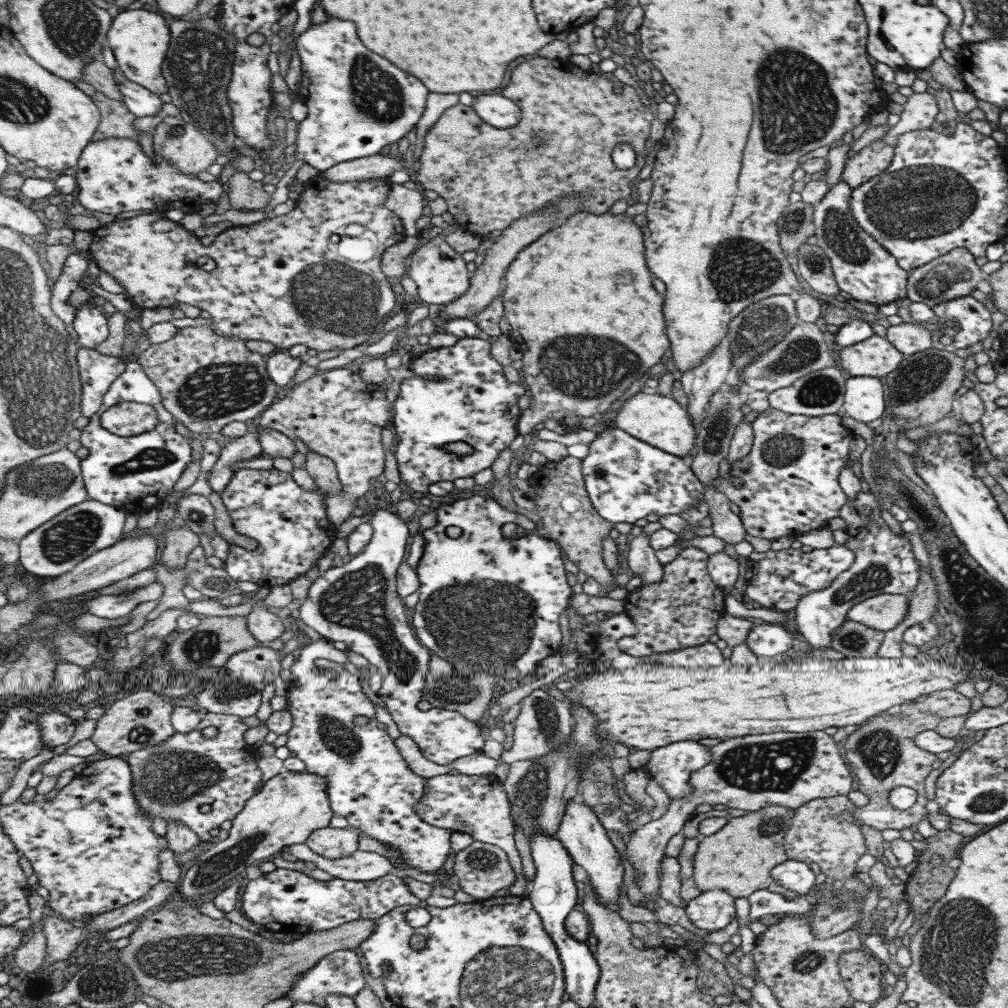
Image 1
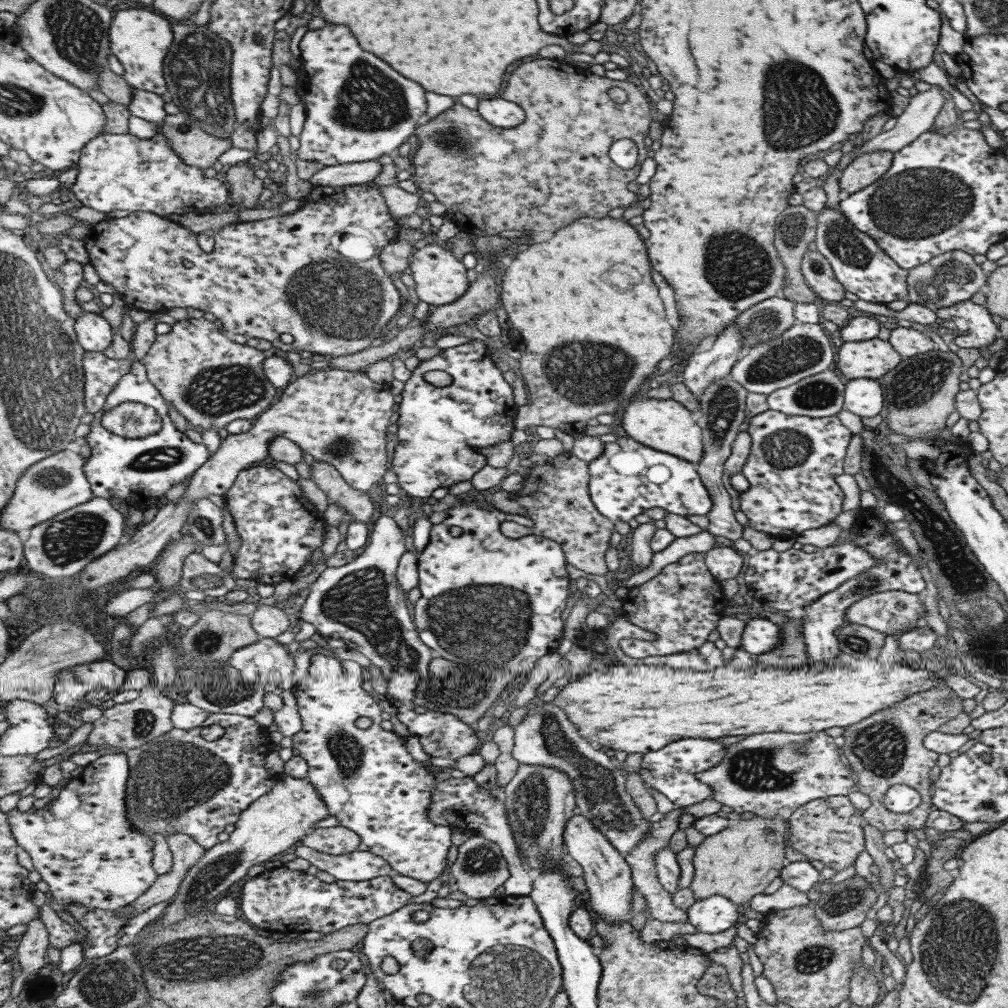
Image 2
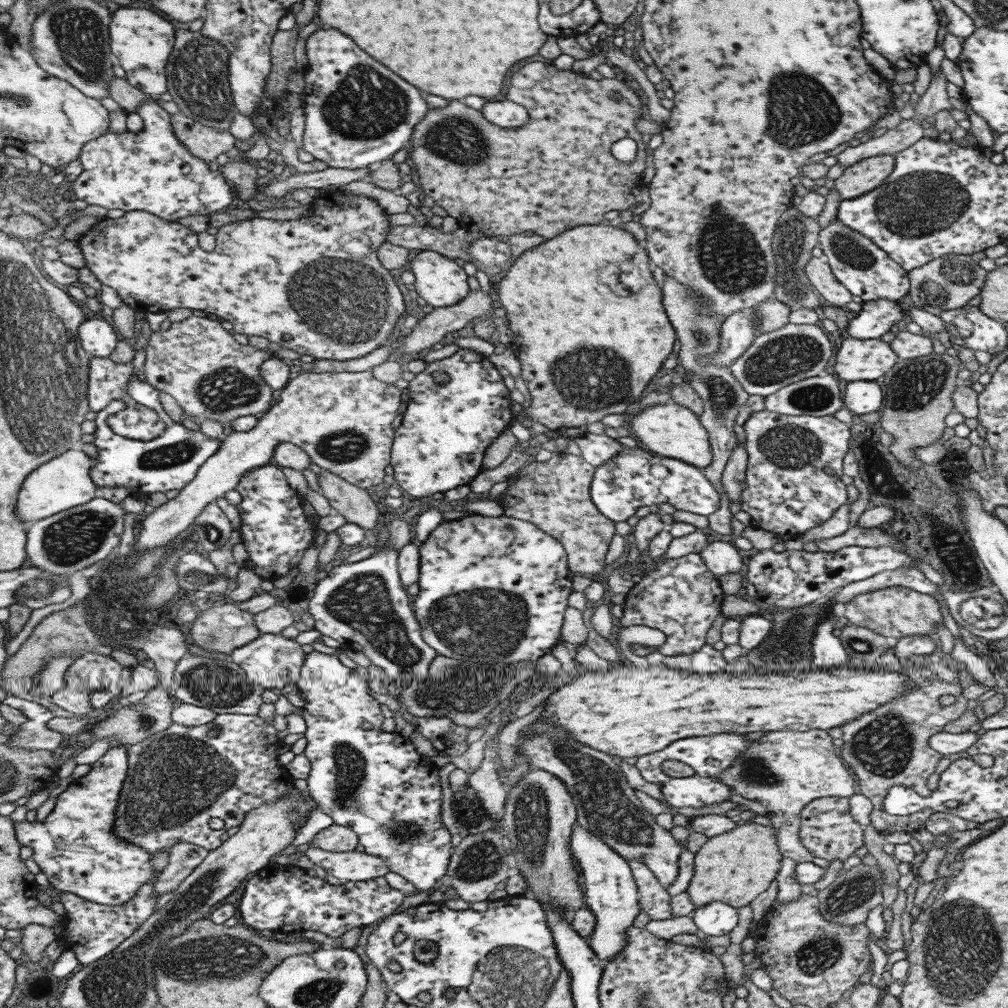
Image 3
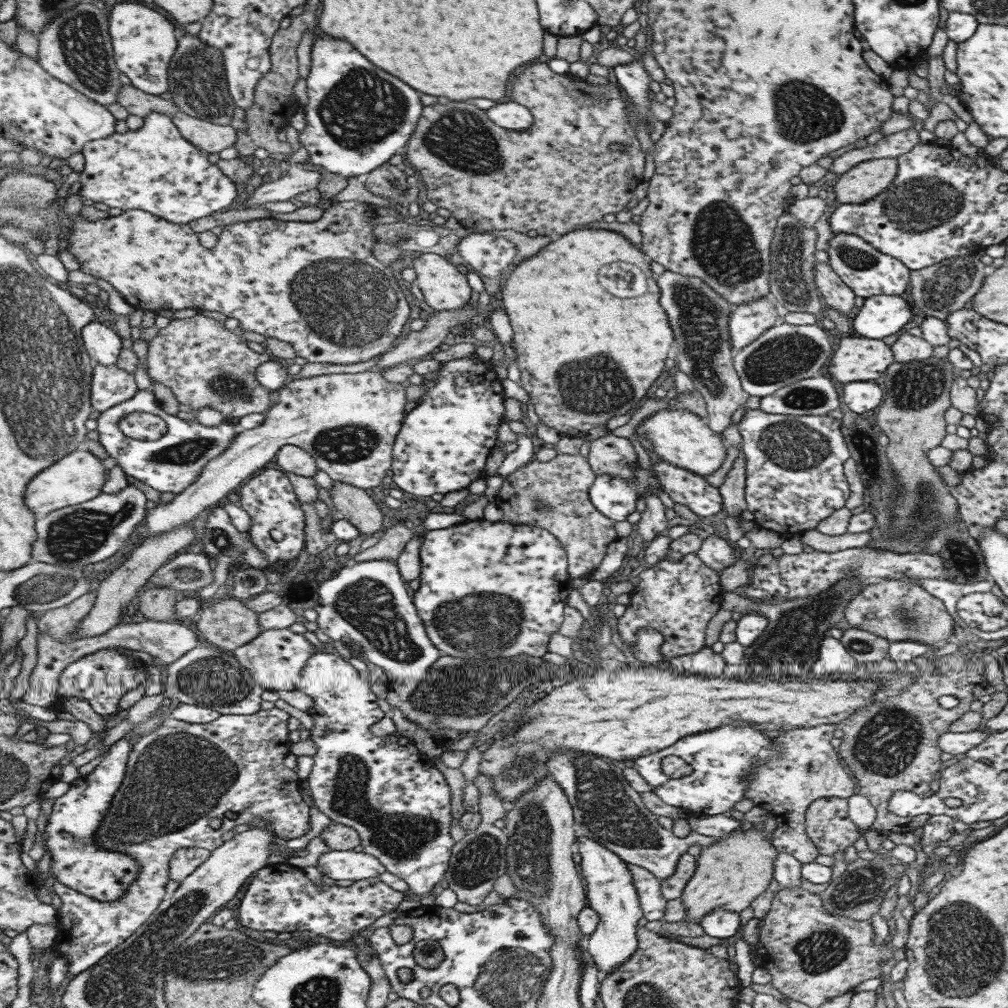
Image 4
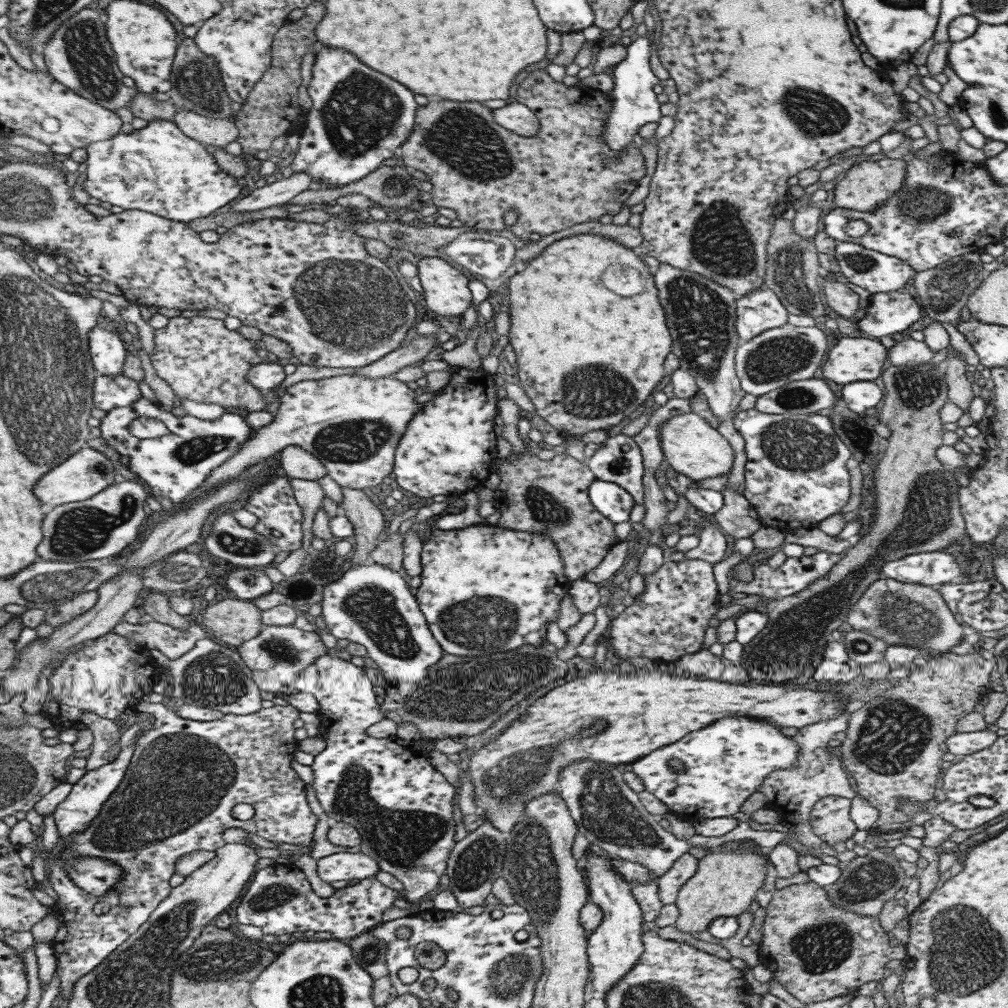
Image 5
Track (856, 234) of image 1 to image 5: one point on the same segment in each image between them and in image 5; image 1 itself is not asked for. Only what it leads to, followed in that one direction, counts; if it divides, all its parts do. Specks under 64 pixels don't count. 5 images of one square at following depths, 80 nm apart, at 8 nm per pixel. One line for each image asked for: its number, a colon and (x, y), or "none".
2: (858, 264)
3: (864, 270)
4: (866, 272)
5: (876, 273)

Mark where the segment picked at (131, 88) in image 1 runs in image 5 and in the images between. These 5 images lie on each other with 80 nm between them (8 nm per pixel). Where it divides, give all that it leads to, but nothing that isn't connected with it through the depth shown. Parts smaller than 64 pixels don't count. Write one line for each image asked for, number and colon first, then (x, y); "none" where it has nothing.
2: (114, 172)
3: (151, 171)
4: (154, 169)
5: (157, 169)

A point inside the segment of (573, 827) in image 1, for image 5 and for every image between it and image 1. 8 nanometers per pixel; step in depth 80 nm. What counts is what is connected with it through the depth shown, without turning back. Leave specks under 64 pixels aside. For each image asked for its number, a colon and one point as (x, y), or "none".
2: (607, 877)
3: (610, 894)
4: (609, 891)
5: (611, 949)

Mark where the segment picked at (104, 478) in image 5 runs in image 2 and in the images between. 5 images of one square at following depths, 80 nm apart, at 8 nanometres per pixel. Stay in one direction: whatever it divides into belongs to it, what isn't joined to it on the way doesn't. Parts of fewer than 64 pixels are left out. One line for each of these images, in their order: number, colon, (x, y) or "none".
2: (56, 483)
3: (61, 483)
4: (76, 478)

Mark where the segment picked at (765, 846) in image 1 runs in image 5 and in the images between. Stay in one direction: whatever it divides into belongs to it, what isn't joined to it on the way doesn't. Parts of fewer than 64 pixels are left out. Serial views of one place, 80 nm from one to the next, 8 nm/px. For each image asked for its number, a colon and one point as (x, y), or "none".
2: (739, 862)
3: (734, 867)
4: (730, 873)
5: (724, 883)

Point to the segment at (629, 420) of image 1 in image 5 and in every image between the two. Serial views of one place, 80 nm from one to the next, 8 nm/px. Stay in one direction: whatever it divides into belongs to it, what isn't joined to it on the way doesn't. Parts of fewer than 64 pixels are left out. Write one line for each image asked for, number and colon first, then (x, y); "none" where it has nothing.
2: (666, 426)
3: (670, 430)
4: (680, 438)
5: (691, 446)

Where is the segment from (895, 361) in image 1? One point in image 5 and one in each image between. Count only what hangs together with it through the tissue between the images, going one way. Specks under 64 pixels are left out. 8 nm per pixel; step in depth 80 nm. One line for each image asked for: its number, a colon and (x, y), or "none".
2: (867, 359)
3: (855, 360)
4: (859, 359)
5: (850, 359)

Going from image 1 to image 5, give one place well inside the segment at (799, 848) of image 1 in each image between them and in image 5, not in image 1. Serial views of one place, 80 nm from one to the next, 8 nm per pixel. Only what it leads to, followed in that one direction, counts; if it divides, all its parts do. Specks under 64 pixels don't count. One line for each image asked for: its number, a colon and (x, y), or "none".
2: (830, 830)
3: (826, 829)
4: (826, 824)
5: (829, 819)

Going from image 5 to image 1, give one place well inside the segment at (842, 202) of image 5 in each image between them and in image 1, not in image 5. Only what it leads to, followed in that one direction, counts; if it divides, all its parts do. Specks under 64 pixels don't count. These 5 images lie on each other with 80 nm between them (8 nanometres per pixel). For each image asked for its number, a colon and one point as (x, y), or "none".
1: (870, 160)
2: (866, 168)
3: (856, 180)
4: (864, 181)

